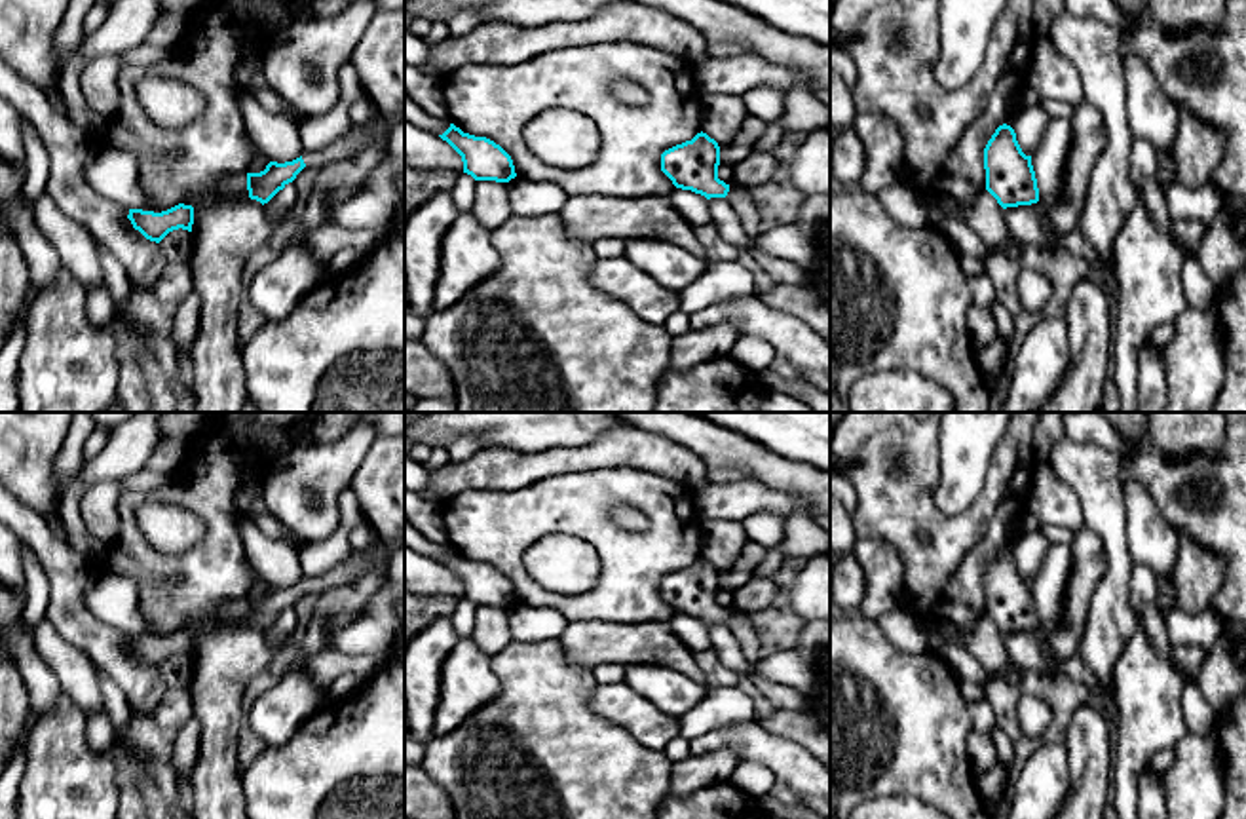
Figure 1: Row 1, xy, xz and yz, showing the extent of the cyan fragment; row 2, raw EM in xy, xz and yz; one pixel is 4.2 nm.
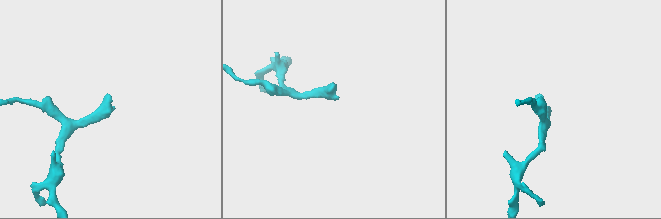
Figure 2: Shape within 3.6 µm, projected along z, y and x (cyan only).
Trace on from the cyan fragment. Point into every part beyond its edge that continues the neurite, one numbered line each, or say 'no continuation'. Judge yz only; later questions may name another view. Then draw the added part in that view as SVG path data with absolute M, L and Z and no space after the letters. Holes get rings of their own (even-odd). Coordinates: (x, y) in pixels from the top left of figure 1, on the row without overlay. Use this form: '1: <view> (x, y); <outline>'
no continuation

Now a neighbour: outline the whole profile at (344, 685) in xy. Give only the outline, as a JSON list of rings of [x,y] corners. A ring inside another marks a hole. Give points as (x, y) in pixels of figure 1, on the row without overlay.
[[[340,675],[330,688],[330,697],[332,699],[340,699],[346,697],[349,694],[353,694],[355,690],[359,690],[363,686],[367,678],[359,676],[359,675]]]

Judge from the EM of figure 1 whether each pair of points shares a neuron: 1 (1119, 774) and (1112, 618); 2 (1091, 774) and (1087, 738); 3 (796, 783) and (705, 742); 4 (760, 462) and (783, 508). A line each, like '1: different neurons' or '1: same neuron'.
1: different neurons
2: same neuron
3: same neuron
4: different neurons

